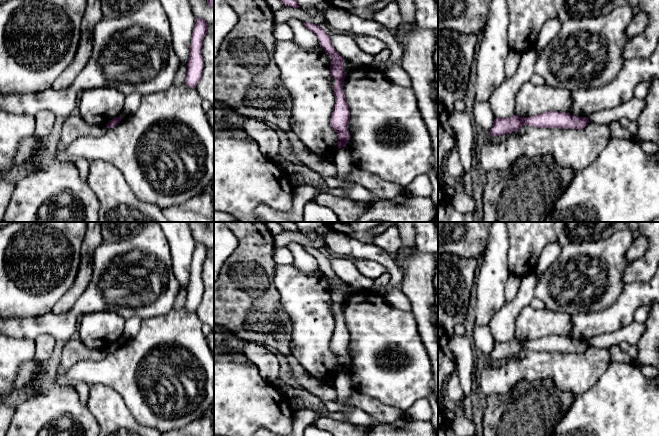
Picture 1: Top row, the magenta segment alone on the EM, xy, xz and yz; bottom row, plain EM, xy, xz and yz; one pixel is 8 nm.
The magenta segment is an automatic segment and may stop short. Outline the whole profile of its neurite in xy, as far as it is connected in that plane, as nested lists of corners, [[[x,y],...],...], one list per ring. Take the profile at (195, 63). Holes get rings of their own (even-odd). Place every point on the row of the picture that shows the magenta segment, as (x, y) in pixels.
[[[196,18],[196,23],[192,32],[192,42],[189,48],[188,69],[185,80],[185,84],[191,88],[196,87],[202,75],[204,67],[202,46],[207,33],[207,25],[208,23],[205,20]]]

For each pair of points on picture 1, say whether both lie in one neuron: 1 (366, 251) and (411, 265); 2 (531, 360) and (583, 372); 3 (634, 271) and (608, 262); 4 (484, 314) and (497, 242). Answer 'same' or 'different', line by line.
1: different
2: same
3: different
4: same

